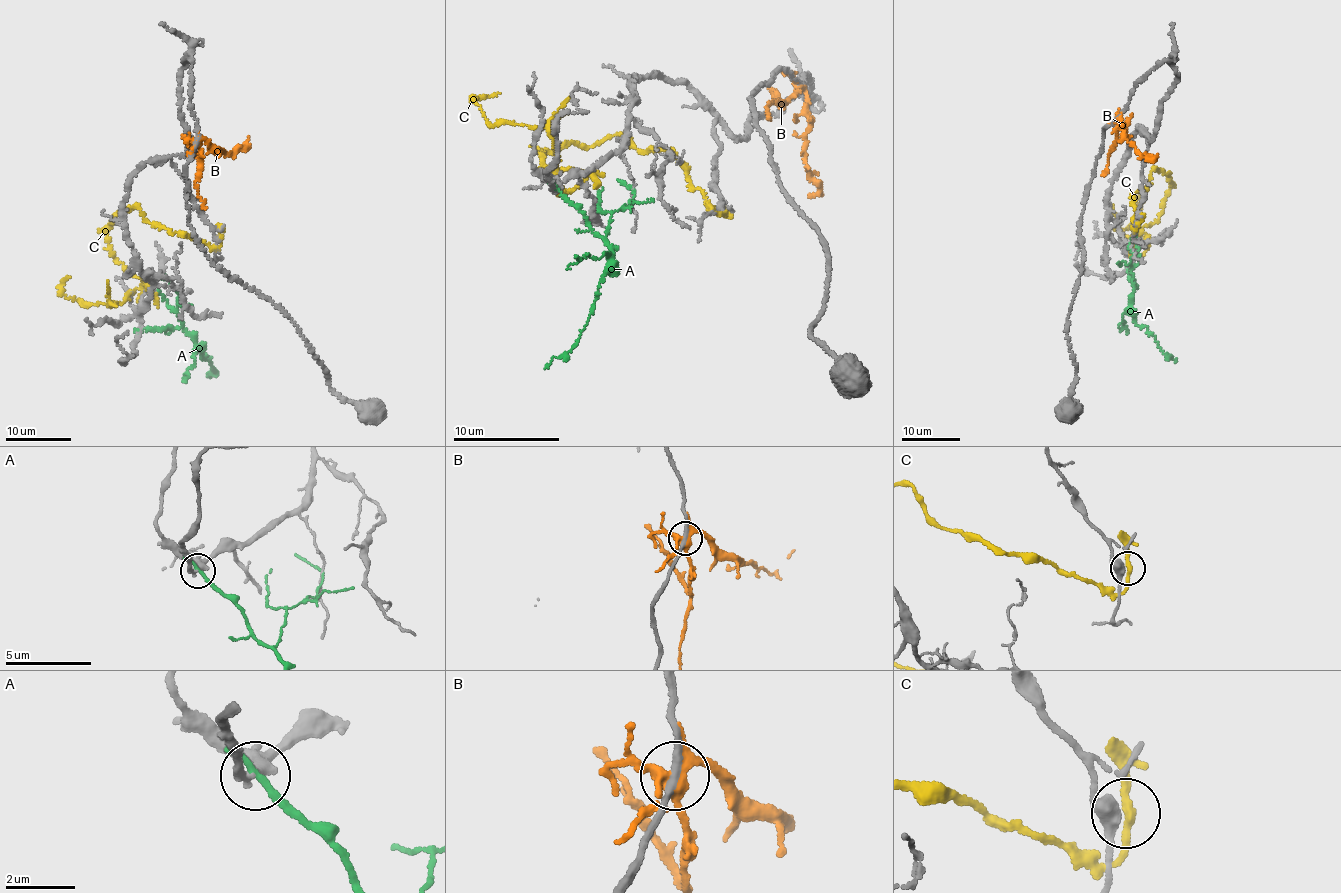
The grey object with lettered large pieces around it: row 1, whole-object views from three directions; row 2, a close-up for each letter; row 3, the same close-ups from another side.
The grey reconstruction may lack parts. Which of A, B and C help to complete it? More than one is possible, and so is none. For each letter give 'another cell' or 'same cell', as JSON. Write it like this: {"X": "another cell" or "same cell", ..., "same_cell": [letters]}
{"A": "another cell", "B": "another cell", "C": "another cell", "same_cell": []}

